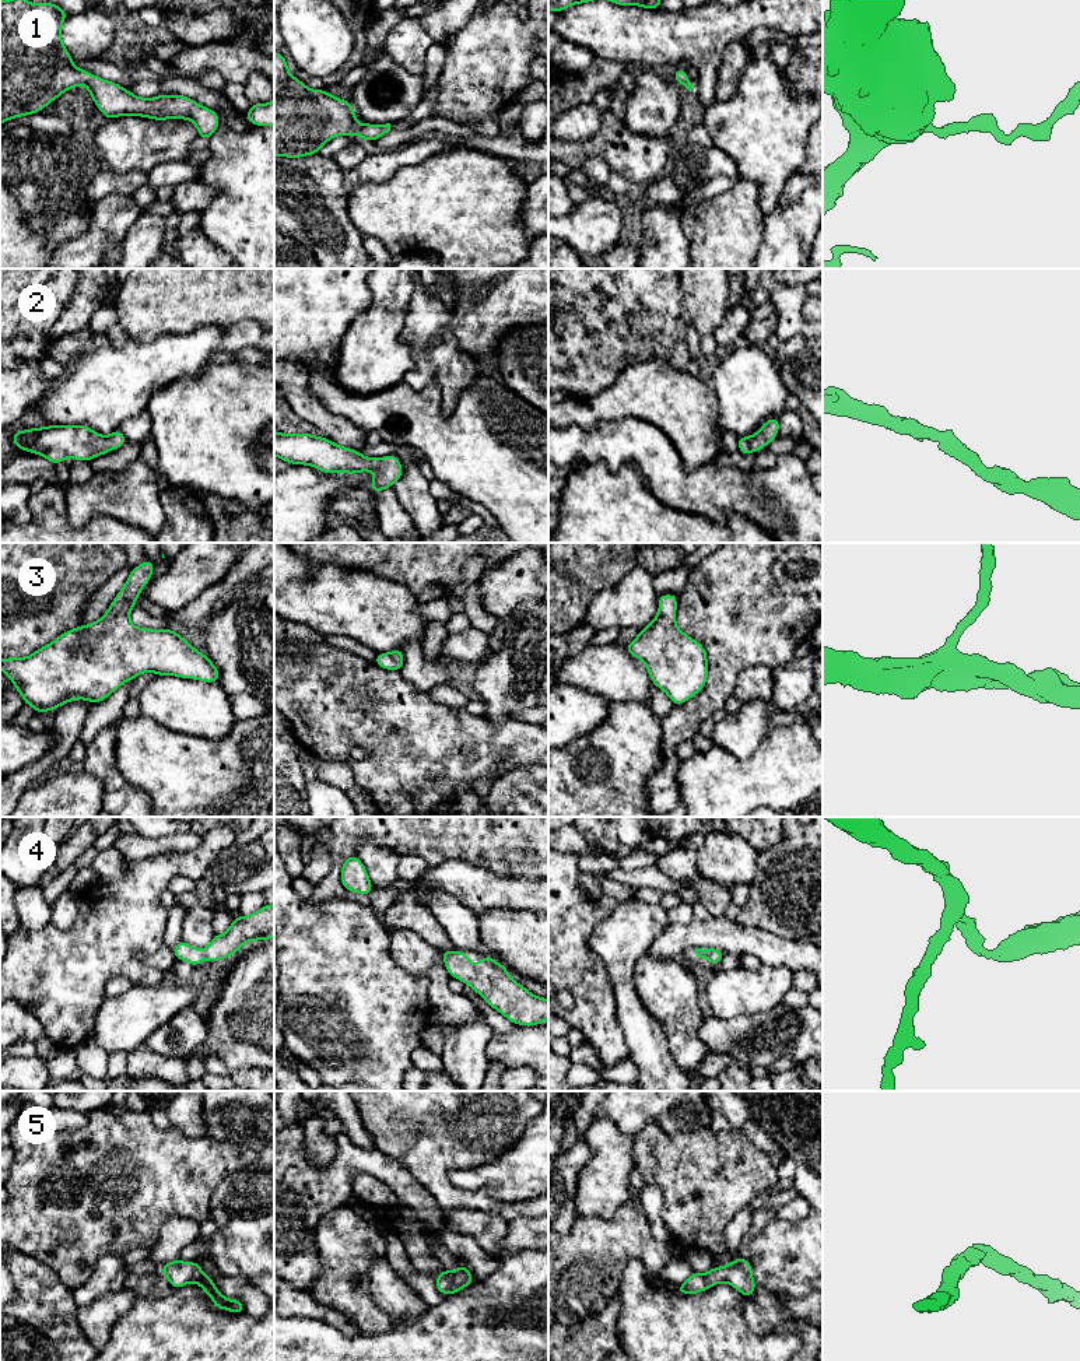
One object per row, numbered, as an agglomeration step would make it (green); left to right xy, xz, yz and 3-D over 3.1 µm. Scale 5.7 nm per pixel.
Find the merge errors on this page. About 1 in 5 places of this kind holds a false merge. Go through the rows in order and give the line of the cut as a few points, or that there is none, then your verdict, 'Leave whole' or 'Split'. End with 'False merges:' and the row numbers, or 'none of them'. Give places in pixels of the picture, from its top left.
1: No split. Leave whole
2: No split. Leave whole
3: No split. Leave whole
4: No split. Leave whole
5: No split. Leave whole
False merges: none of them

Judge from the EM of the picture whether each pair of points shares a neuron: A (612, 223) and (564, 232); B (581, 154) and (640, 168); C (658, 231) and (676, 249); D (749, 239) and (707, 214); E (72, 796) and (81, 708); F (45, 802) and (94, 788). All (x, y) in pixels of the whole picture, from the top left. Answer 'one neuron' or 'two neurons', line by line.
A: one neuron
B: one neuron
C: one neuron
D: one neuron
E: two neurons
F: one neuron

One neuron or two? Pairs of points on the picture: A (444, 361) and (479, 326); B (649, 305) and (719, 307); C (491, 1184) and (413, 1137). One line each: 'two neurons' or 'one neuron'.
A: two neurons
B: two neurons
C: two neurons

